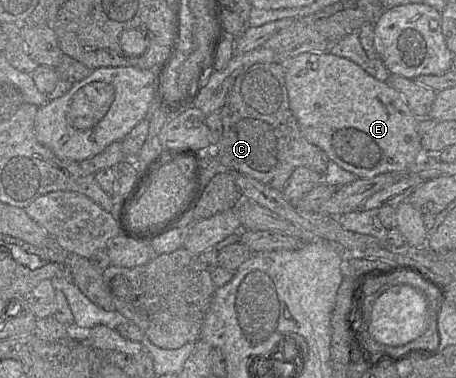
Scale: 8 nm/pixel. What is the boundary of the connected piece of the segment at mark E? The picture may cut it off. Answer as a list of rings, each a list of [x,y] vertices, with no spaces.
[[[310,51],[283,61],[289,107],[300,132],[310,143],[321,148],[329,160],[358,178],[373,178],[383,173],[405,173],[423,157],[418,133],[419,119],[402,95],[388,82],[369,75],[358,64],[329,51]]]

